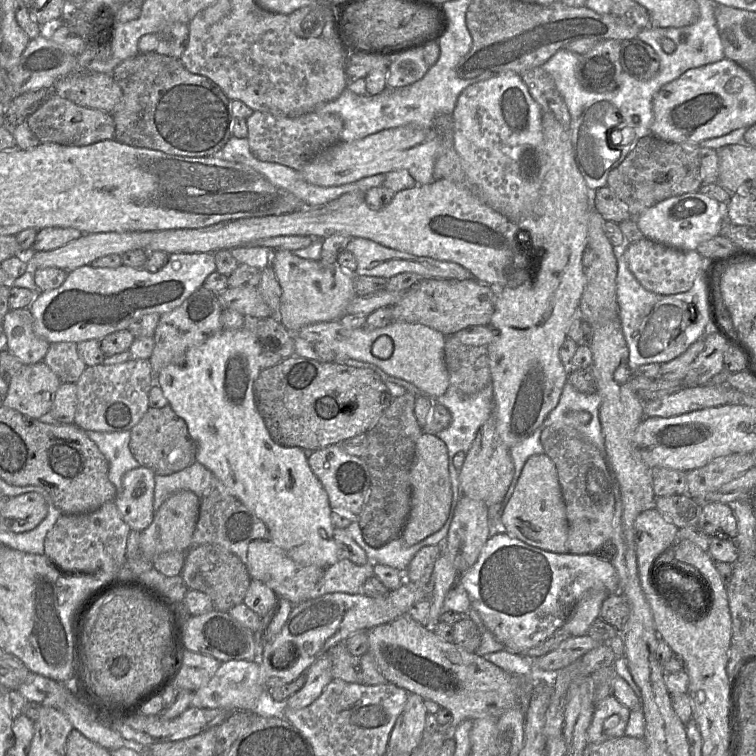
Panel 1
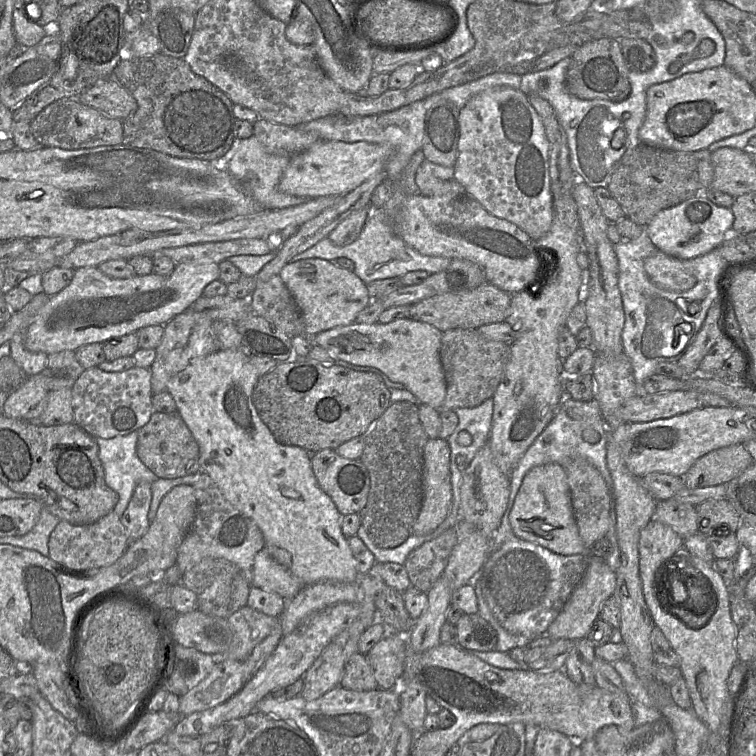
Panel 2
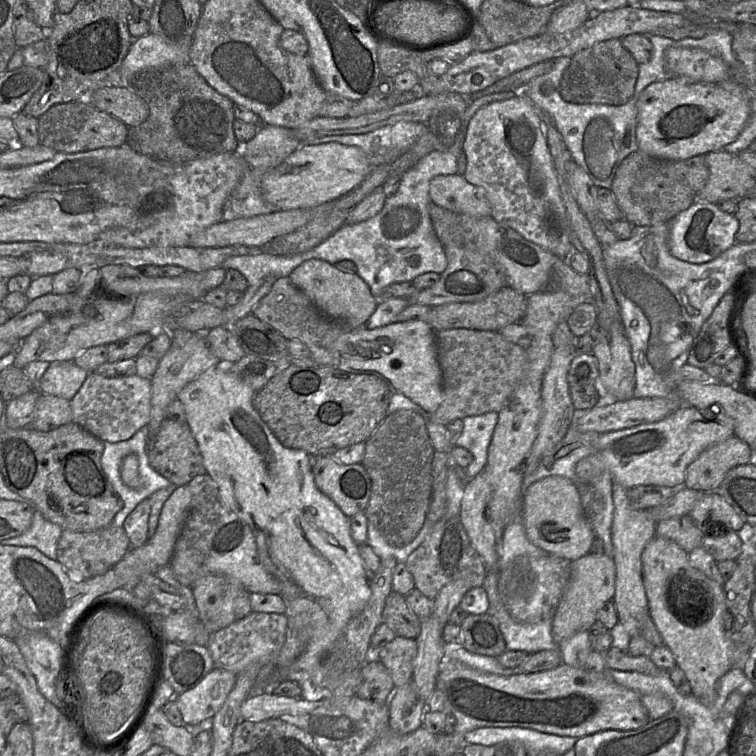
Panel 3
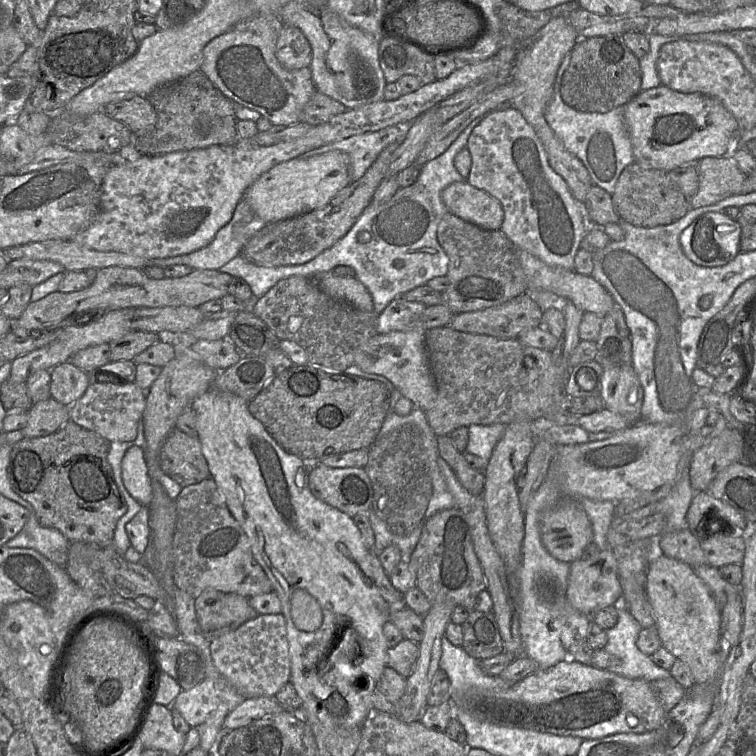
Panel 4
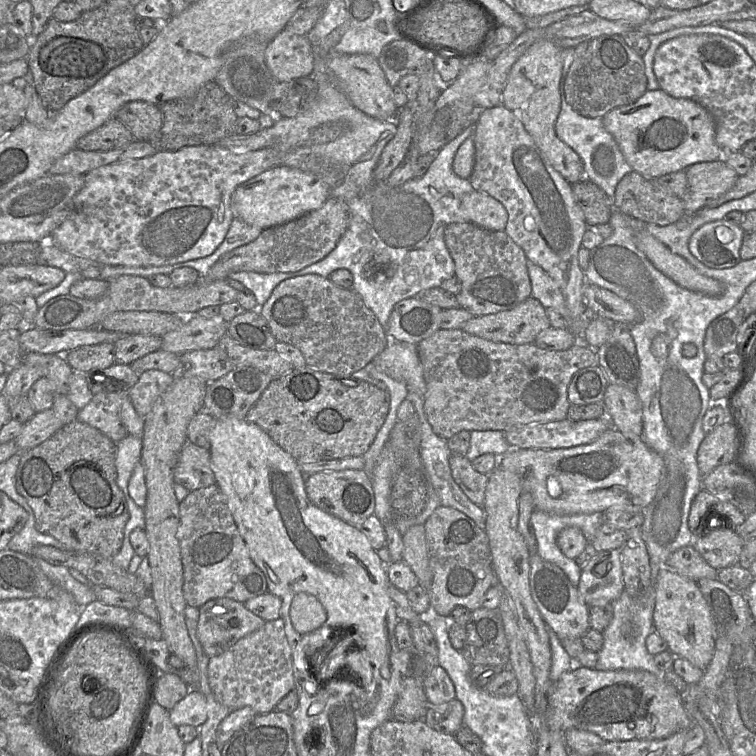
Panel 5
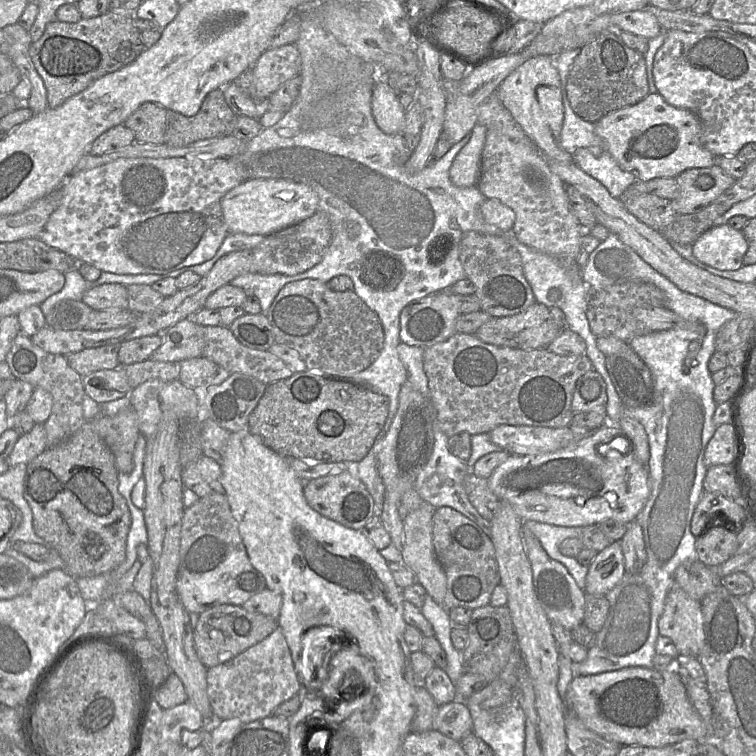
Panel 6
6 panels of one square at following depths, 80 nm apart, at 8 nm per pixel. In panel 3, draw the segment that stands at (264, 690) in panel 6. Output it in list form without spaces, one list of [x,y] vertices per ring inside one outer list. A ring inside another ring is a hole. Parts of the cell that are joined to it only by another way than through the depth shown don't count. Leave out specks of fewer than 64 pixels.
[[[250,612],[246,617],[211,633],[207,647],[214,667],[239,674],[250,664],[274,662],[285,643],[286,630],[287,618],[284,614]]]

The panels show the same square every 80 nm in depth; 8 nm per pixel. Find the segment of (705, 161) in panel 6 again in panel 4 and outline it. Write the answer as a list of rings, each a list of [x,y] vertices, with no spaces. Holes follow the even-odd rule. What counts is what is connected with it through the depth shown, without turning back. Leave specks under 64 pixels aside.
[[[660,85],[641,91],[624,107],[634,161],[645,169],[670,172],[691,161],[727,156],[737,150],[738,123],[715,98],[700,93],[681,93]]]

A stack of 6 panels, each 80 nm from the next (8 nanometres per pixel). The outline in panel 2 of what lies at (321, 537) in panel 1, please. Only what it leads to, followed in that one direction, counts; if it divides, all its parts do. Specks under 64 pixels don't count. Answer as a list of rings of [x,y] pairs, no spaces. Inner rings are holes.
[[[219,350],[207,356],[198,357],[190,361],[185,369],[173,376],[167,383],[166,392],[173,397],[177,413],[181,416],[199,447],[199,465],[221,490],[224,497],[241,513],[250,517],[261,530],[267,550],[271,557],[280,565],[287,568],[304,585],[319,581],[355,582],[358,580],[359,571],[356,560],[349,547],[347,537],[341,529],[342,514],[337,510],[332,499],[320,488],[312,471],[310,458],[312,454],[299,446],[288,446],[278,443],[268,427],[260,419],[252,401],[252,392],[258,381],[258,374],[250,363],[250,357],[242,350]]]

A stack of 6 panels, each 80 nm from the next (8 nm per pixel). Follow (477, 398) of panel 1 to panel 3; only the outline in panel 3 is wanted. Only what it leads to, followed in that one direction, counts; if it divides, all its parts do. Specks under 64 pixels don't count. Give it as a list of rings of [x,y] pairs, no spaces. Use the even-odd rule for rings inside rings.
[[[488,412],[462,419],[463,430],[453,447],[462,447],[470,451],[473,460],[465,468],[455,464],[455,469],[462,481],[484,471],[487,464],[488,447],[497,424],[498,414]]]

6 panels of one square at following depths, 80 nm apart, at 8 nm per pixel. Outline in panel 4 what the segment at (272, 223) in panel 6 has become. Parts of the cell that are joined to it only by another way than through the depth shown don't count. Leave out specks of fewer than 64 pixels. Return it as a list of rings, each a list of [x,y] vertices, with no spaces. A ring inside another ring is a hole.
[[[332,150],[318,155],[299,156],[273,166],[246,189],[243,198],[254,214],[269,224],[323,208],[350,183],[347,154]]]

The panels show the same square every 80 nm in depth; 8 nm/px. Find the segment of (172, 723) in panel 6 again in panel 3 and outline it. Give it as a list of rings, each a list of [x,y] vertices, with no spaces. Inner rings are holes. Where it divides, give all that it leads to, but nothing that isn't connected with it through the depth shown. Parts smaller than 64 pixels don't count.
[[[214,667],[191,689],[175,694],[184,725],[201,728],[211,720],[233,689],[237,674]]]

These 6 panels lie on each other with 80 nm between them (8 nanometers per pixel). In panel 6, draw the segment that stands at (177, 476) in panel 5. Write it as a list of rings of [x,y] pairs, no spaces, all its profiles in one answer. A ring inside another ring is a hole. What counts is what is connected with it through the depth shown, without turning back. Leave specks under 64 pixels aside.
[[[203,454],[183,468],[181,478],[184,487],[201,498],[213,491],[225,494],[221,474],[220,464]]]

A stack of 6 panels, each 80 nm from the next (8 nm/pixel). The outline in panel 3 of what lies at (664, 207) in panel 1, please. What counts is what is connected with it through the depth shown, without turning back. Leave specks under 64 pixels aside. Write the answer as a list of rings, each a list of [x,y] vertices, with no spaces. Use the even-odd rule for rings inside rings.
[[[694,202],[670,222],[668,239],[671,254],[685,262],[702,264],[710,262],[736,243],[739,222],[735,215],[721,211],[716,204]]]

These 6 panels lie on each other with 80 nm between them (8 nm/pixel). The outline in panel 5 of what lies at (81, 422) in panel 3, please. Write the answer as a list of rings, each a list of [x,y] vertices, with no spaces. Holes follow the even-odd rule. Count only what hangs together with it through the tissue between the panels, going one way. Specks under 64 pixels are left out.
[[[129,391],[94,394],[91,401],[78,411],[77,420],[98,429],[117,443],[128,435],[120,419],[121,406],[128,399]]]

